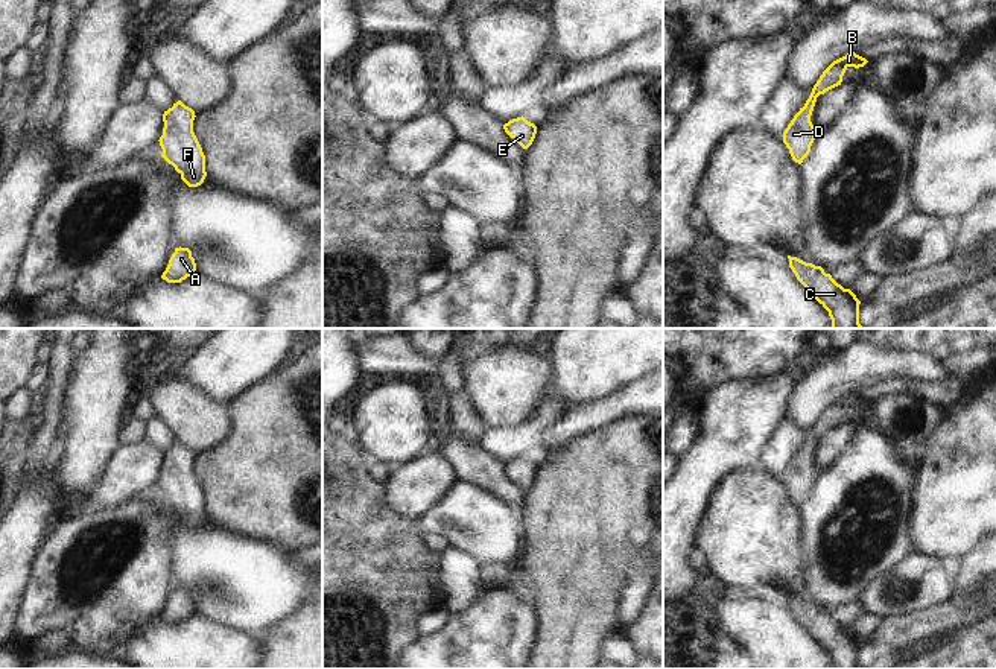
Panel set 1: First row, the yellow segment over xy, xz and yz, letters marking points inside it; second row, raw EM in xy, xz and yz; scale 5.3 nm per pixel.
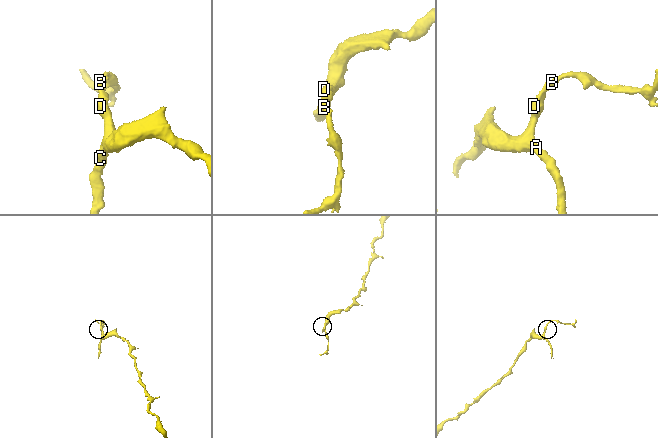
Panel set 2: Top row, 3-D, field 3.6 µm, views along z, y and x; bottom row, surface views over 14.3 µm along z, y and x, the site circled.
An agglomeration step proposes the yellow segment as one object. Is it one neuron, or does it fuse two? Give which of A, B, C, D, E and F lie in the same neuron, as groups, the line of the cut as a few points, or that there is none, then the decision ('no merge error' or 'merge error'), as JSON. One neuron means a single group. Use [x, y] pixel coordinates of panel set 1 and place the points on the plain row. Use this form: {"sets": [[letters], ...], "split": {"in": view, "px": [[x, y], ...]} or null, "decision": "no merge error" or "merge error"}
{"sets": [["A", "B", "C", "D", "E", "F"]], "split": null, "decision": "no merge error"}

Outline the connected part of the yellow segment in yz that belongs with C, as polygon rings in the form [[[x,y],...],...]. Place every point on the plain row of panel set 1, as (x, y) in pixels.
[[[789,599],[789,608],[804,629],[829,652],[832,669],[864,669],[859,664],[861,642],[850,629],[838,625],[821,607]]]

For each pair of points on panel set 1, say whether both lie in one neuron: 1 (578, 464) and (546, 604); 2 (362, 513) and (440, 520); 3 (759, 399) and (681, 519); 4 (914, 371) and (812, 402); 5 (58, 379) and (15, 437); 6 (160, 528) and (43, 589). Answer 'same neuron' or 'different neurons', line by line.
1: same neuron
2: different neurons
3: same neuron
4: same neuron
5: different neurons
6: same neuron

